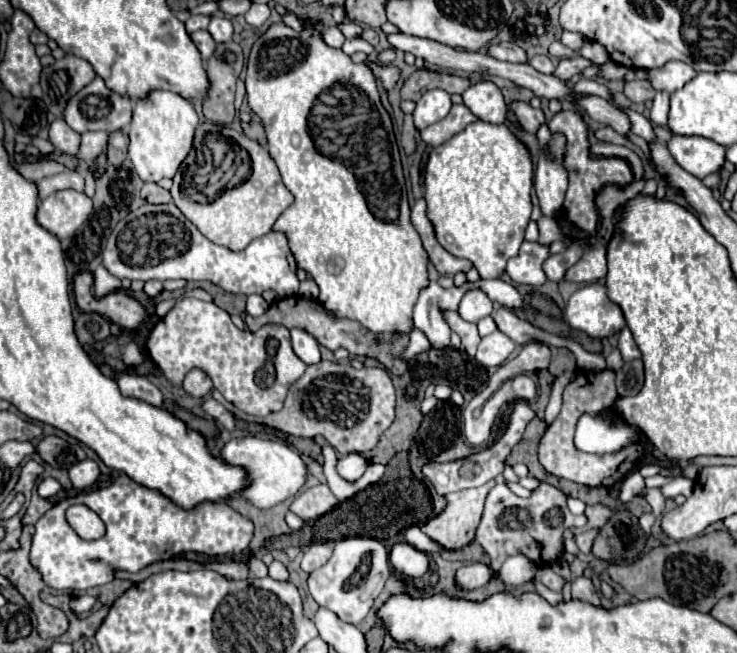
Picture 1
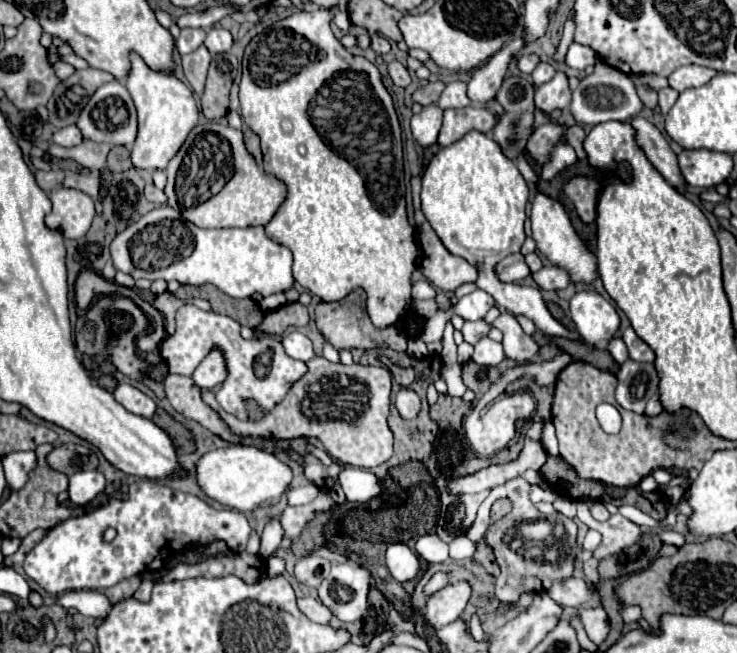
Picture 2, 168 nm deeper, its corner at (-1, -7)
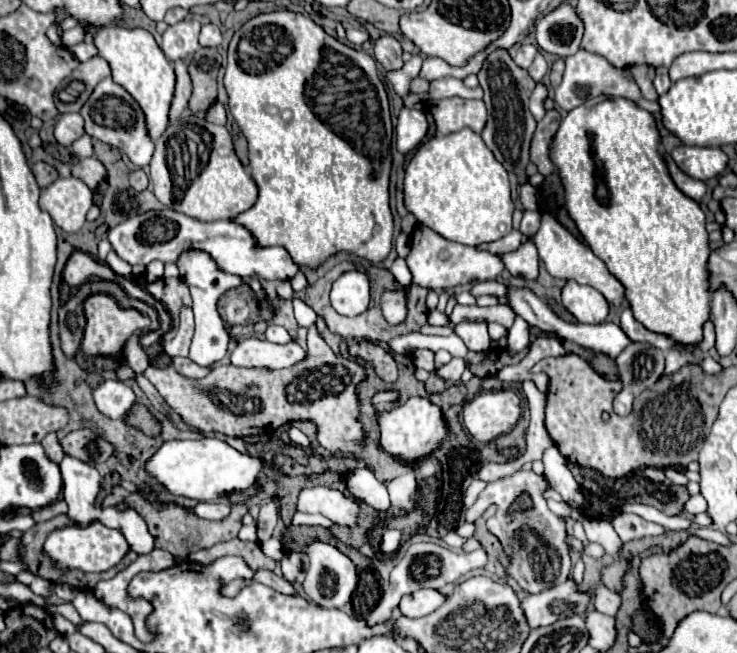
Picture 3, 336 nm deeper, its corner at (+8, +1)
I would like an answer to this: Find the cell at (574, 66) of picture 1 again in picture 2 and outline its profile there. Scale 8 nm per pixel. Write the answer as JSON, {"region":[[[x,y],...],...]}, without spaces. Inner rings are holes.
{"region":[[[557,72],[549,82],[537,88],[535,106],[543,112],[551,112],[555,108],[565,108],[571,102],[569,78],[565,72]]]}

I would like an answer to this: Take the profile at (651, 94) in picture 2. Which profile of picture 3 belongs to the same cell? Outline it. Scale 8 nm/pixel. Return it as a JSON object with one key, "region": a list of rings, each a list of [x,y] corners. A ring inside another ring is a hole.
{"region":[[[644,64],[644,66],[634,66],[634,68],[632,68],[632,74],[634,74],[634,82],[638,84],[642,96],[644,96],[646,100],[658,100],[658,94],[656,94],[656,90],[654,90],[654,86],[652,86],[652,80],[654,80],[654,76],[656,76],[654,66],[648,66],[648,64]]]}

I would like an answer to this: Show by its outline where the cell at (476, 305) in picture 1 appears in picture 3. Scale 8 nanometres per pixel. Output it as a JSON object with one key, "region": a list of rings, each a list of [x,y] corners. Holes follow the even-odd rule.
{"region":[[[488,280],[488,282],[476,282],[470,292],[474,296],[482,296],[482,294],[492,294],[492,296],[498,296],[498,298],[506,298],[506,292],[508,292],[508,284],[500,282],[500,280]]]}

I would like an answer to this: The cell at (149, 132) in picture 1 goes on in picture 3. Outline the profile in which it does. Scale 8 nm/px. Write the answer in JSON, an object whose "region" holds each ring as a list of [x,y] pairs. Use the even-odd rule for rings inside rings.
{"region":[[[110,24],[94,36],[94,46],[98,48],[98,56],[102,56],[110,64],[112,78],[120,86],[124,86],[132,94],[132,98],[142,106],[146,114],[148,134],[152,140],[158,140],[168,126],[168,110],[174,96],[176,76],[174,76],[172,64],[166,60],[154,36],[148,30],[138,26],[126,28],[126,26]]]}

